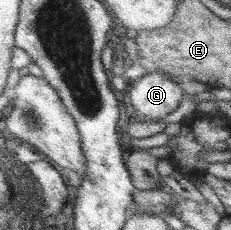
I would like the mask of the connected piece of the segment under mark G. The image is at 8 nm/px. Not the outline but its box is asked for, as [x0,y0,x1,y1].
[126,72,183,122]

